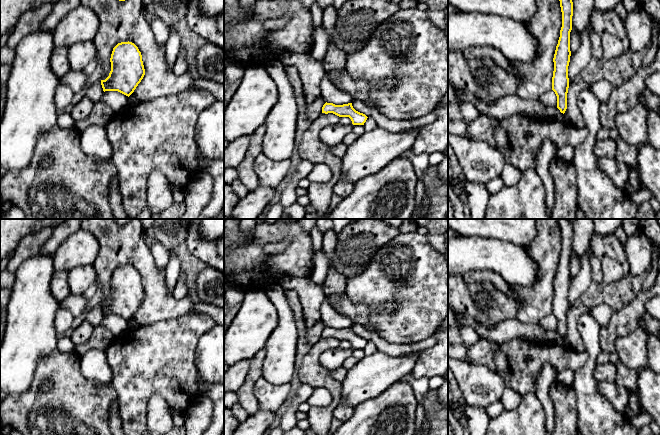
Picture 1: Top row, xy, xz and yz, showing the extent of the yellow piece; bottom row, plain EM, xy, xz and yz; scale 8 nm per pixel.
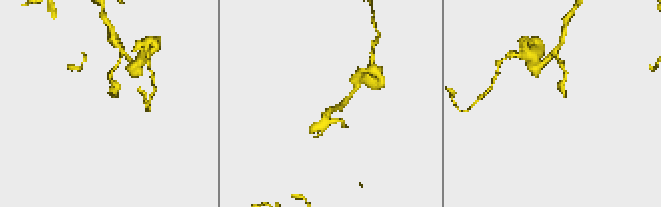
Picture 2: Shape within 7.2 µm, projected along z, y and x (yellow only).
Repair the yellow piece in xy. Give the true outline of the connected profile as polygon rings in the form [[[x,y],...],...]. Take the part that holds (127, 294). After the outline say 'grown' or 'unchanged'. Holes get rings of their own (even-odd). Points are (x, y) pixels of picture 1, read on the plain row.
[[[121,266],[113,272],[110,286],[109,300],[105,304],[101,304],[103,315],[118,315],[129,321],[145,299],[141,276],[134,267]]]; unchanged

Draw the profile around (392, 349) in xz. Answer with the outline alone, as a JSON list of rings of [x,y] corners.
[[[354,324],[352,330],[356,335],[373,342],[377,346],[378,351],[393,357],[421,352],[434,346],[436,343],[436,337],[434,335],[415,343],[396,344],[388,342],[377,333],[368,331],[362,325]]]

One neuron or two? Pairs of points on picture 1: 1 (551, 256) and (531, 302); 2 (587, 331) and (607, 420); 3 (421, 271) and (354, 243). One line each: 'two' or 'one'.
1: one
2: one
3: two

